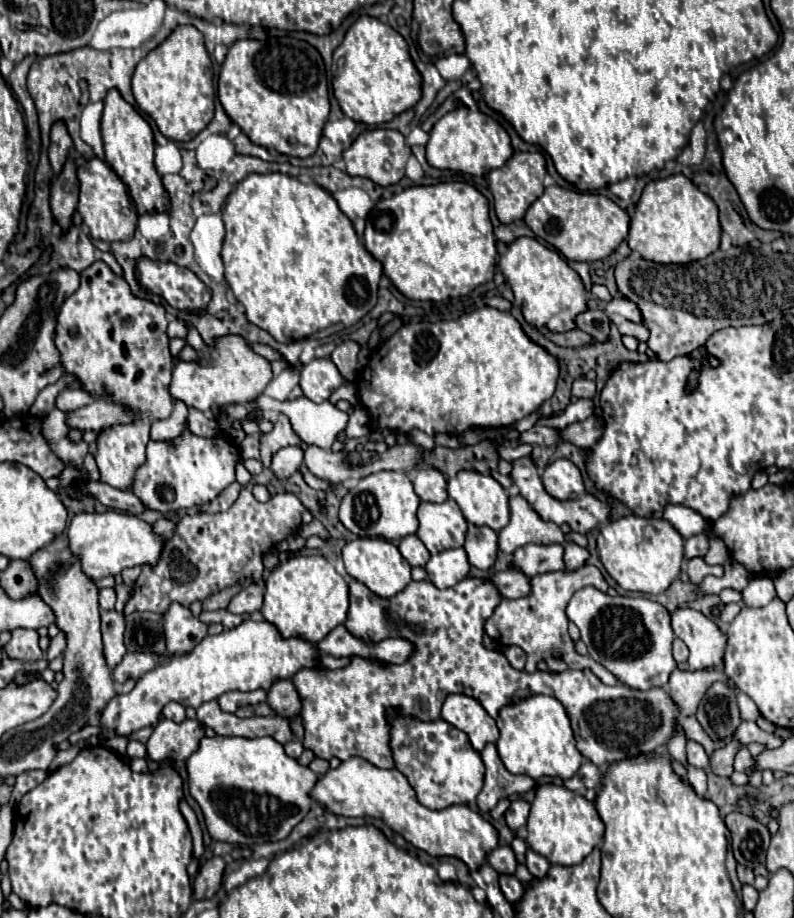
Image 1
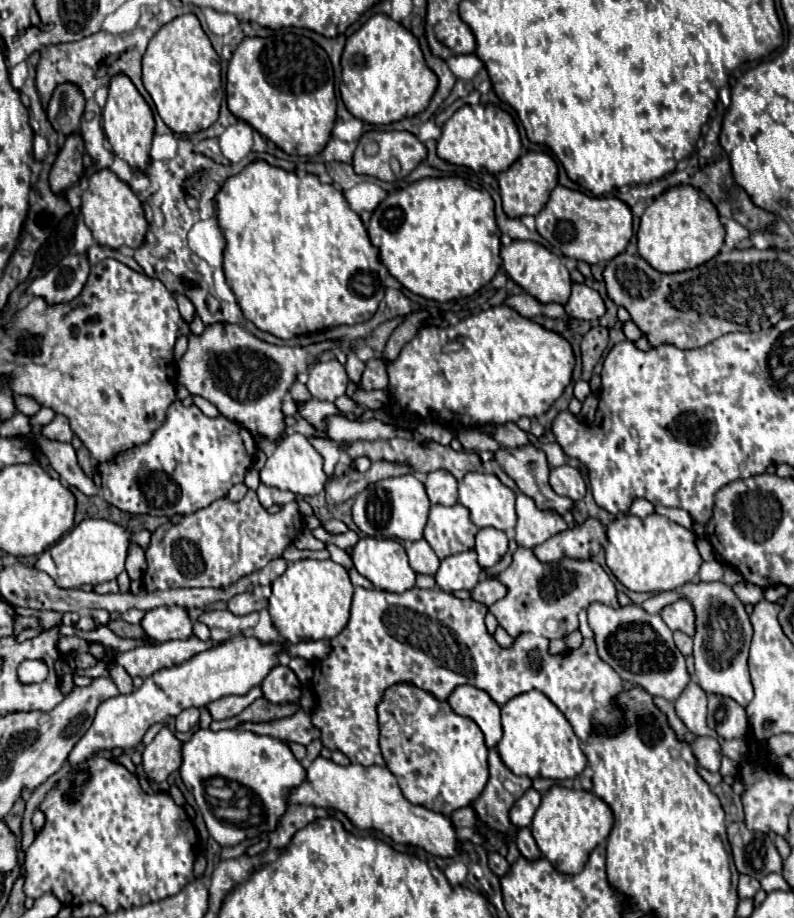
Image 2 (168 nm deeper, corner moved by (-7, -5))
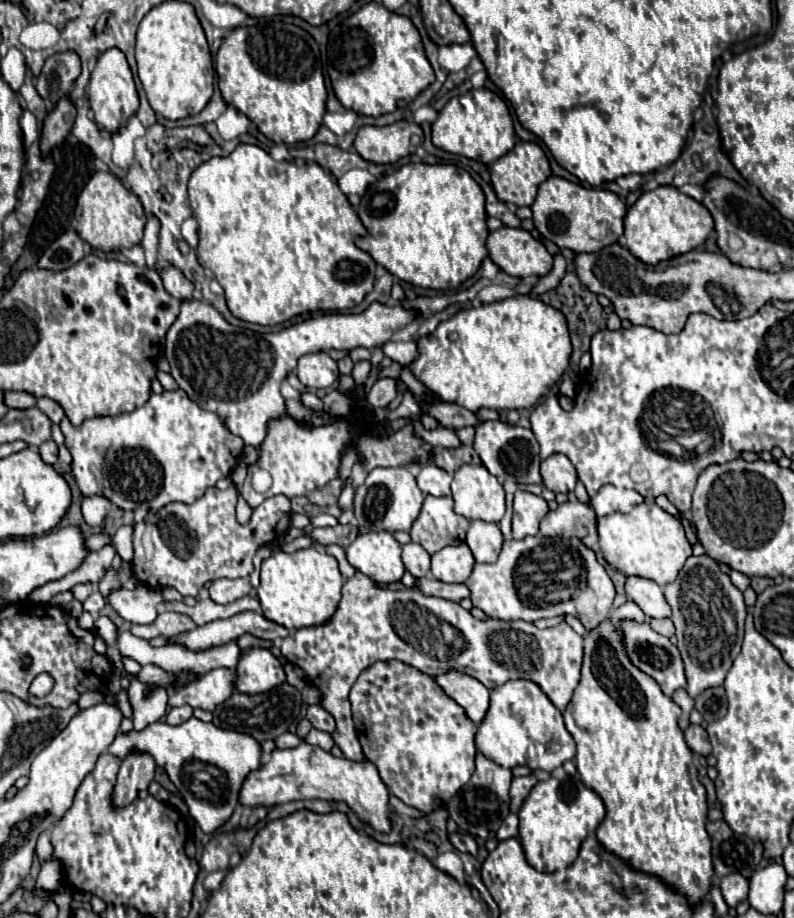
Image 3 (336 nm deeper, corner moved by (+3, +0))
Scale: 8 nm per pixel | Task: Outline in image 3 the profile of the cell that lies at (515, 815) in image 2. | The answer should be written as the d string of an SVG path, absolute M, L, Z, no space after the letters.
M534 774L512 780L512 788L510 788L510 812L516 814L516 812L522 808L524 800L528 798L528 794L530 794L530 790L534 788L536 782L538 782L538 780L536 780Z

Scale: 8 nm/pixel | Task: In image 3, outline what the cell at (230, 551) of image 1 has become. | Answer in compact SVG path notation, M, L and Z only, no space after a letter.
M236 486L226 490L208 488L194 504L168 504L154 518L134 524L132 572L138 582L150 588L176 588L182 596L196 596L208 582L220 578L240 578L254 572L254 554L262 544L270 544L290 528L290 500L286 496L266 498L248 524L238 524L234 516L238 500Z

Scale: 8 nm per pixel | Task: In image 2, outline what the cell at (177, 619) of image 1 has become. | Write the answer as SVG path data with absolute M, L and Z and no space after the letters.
M156 607L144 613L142 629L154 641L172 641L192 637L192 619L184 607Z

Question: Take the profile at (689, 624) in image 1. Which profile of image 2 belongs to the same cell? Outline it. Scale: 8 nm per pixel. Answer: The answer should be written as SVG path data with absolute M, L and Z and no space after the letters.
M678 599L660 611L660 617L670 629L680 629L686 635L694 635L694 611L686 599Z

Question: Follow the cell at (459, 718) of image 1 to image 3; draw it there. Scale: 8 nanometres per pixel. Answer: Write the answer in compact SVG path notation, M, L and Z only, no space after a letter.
M446 672L436 678L438 686L456 702L464 708L466 716L480 726L486 718L488 706L490 706L490 692L484 684L480 684L476 678L466 676L462 672Z

